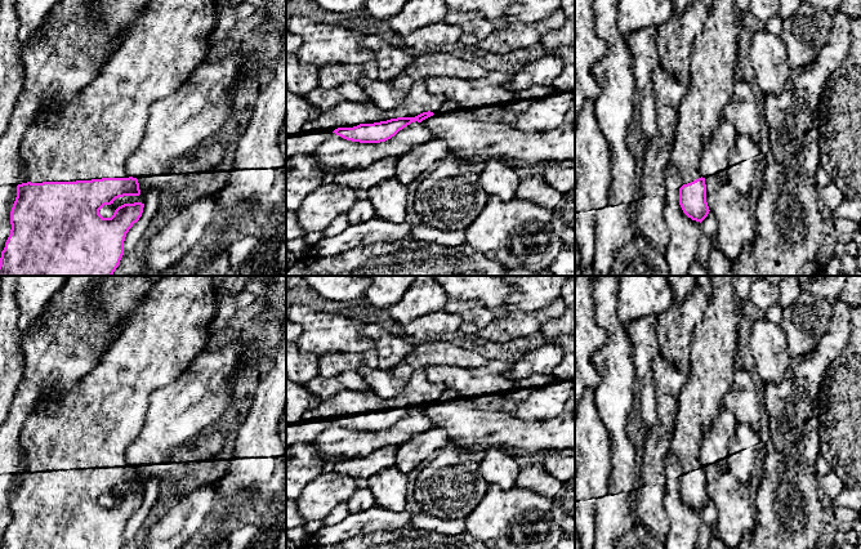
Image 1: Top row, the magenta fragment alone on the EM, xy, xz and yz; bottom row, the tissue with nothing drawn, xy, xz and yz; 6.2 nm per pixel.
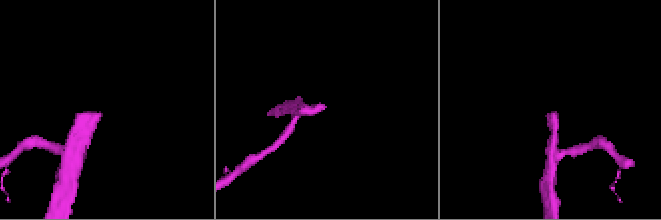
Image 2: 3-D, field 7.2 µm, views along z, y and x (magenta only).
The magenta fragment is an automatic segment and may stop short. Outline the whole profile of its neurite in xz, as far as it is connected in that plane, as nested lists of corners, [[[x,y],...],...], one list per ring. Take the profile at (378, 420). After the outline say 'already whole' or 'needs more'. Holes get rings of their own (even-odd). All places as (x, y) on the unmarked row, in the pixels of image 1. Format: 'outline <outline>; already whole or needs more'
outline [[[425,369],[412,372],[405,390],[392,398],[380,398],[371,390],[342,390],[304,412],[309,421],[335,421],[360,432],[380,432],[394,425],[411,411],[421,411],[433,405],[447,388],[432,383]]]; needs more

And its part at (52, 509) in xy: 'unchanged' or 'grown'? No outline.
grown

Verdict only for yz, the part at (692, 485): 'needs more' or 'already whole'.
needs more

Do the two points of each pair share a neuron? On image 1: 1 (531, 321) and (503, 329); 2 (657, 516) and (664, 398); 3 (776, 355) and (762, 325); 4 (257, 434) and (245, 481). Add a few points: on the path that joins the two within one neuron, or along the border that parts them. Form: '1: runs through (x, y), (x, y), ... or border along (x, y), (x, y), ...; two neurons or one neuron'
1: runs through (525, 324), (509, 326); one neuron
2: runs through (654, 486), (654, 456), (664, 428); one neuron
3: runs through (768, 347), (763, 333); one neuron
4: runs through (257, 446), (253, 462), (245, 469); one neuron

